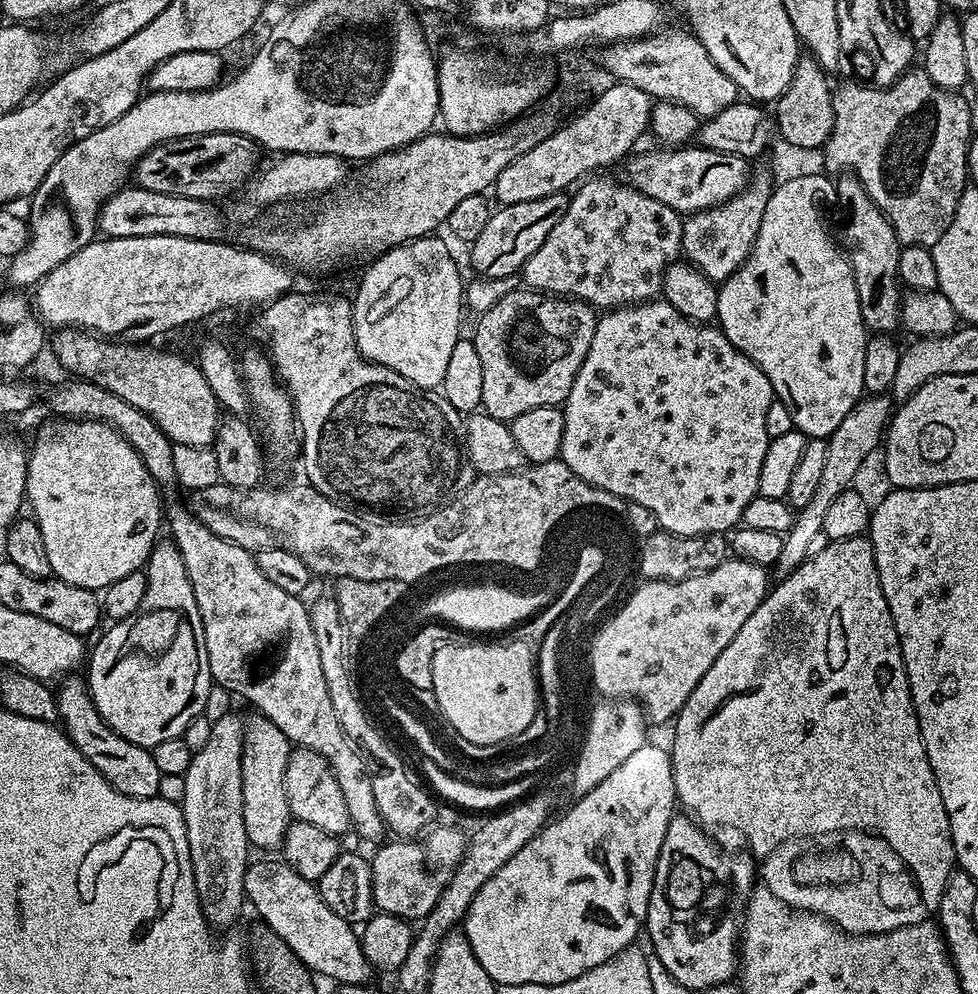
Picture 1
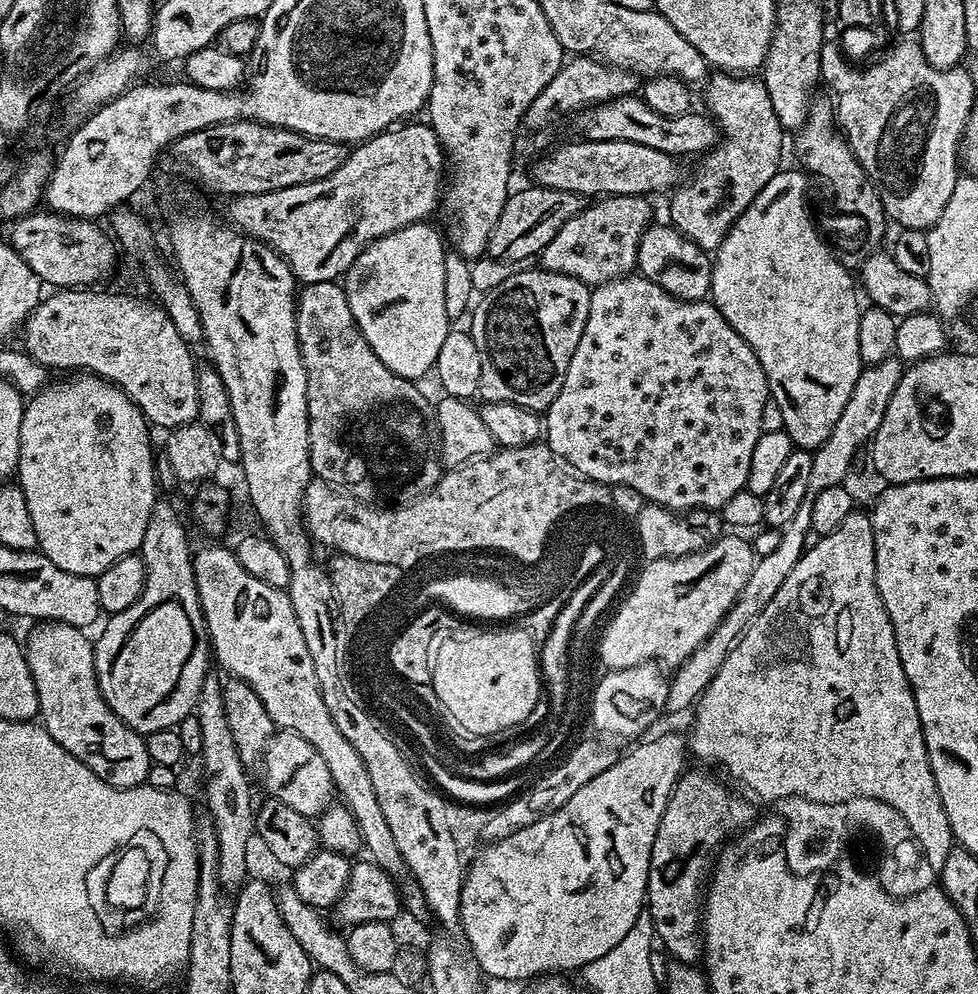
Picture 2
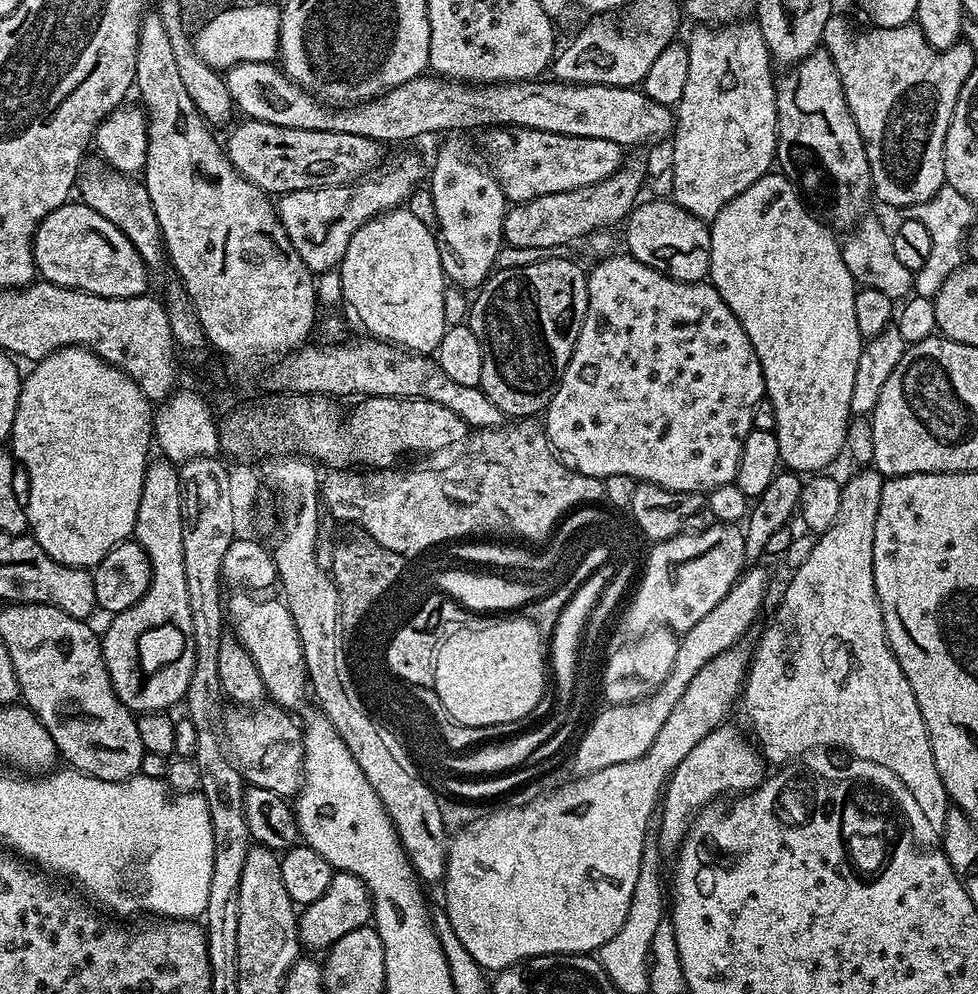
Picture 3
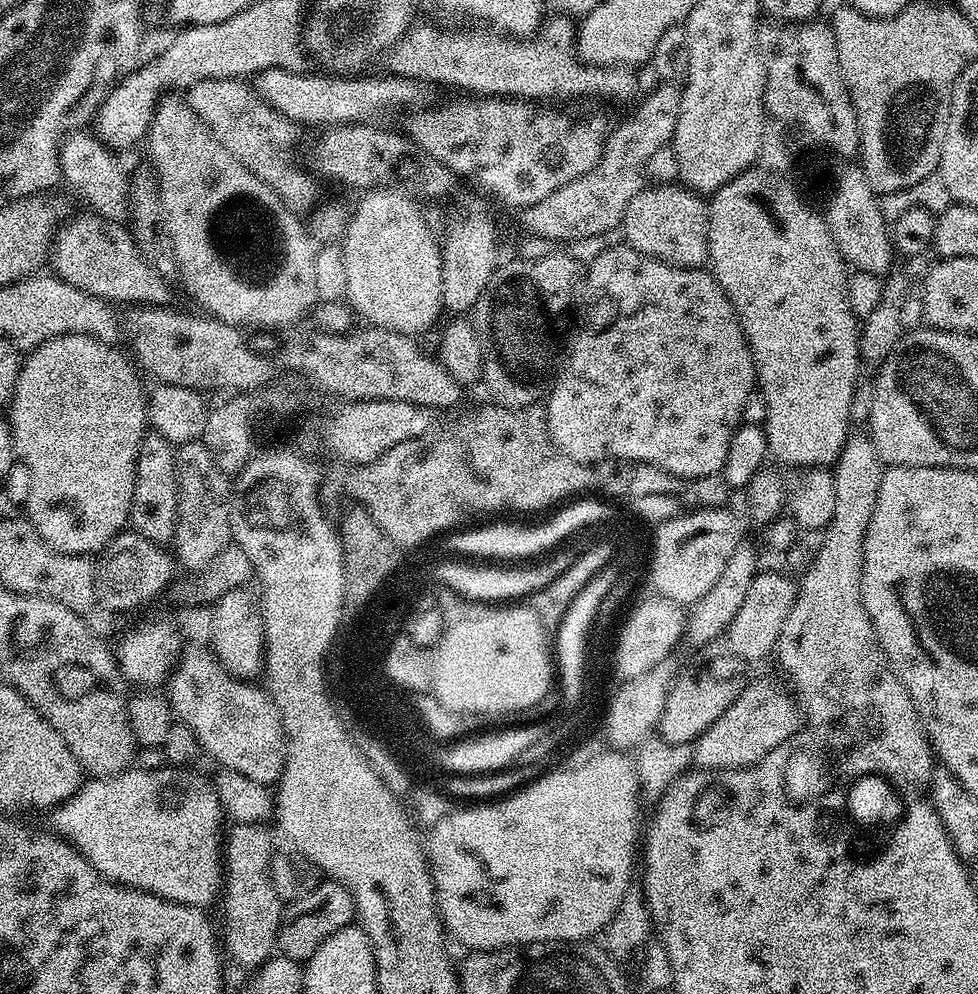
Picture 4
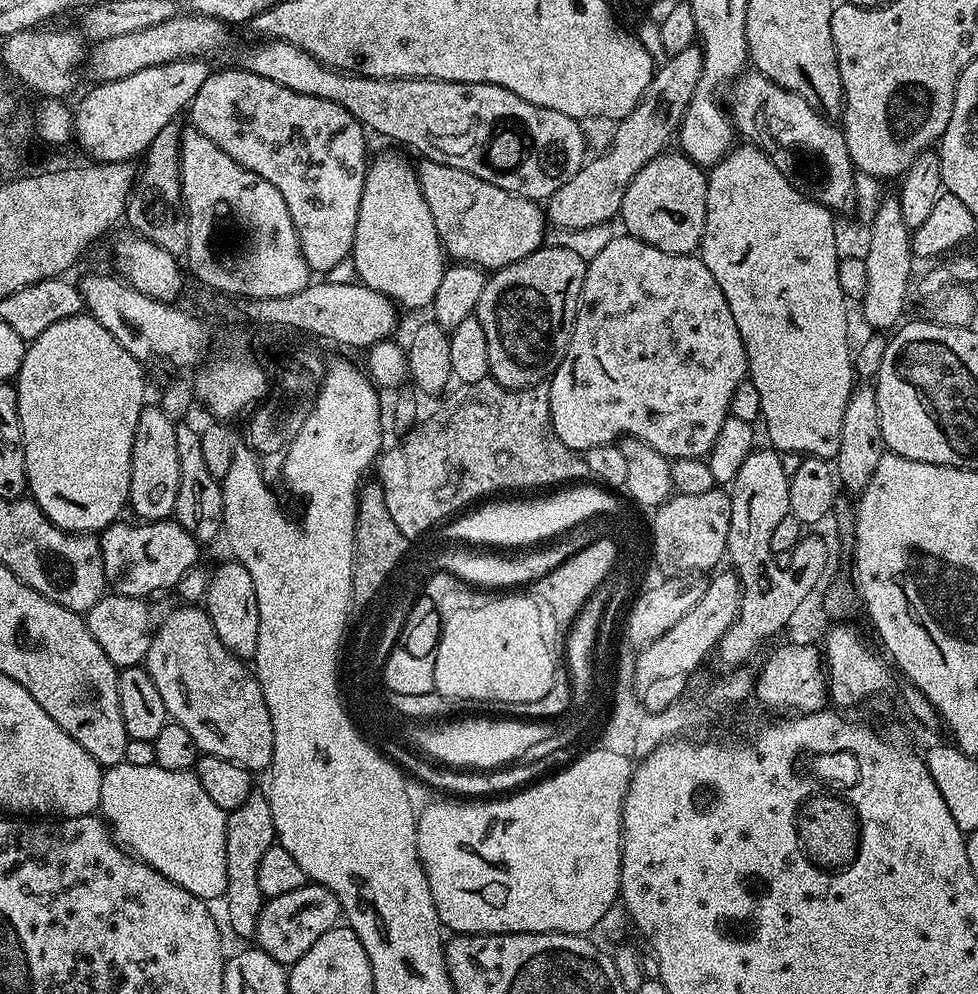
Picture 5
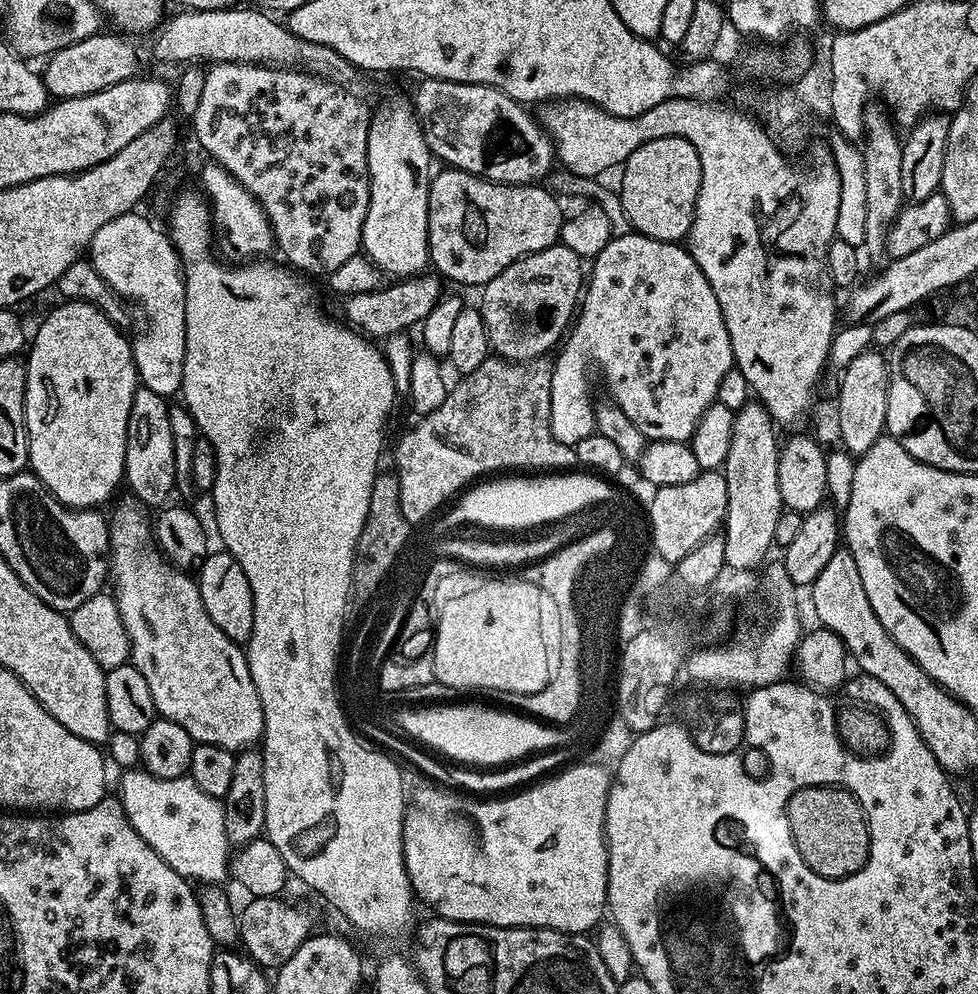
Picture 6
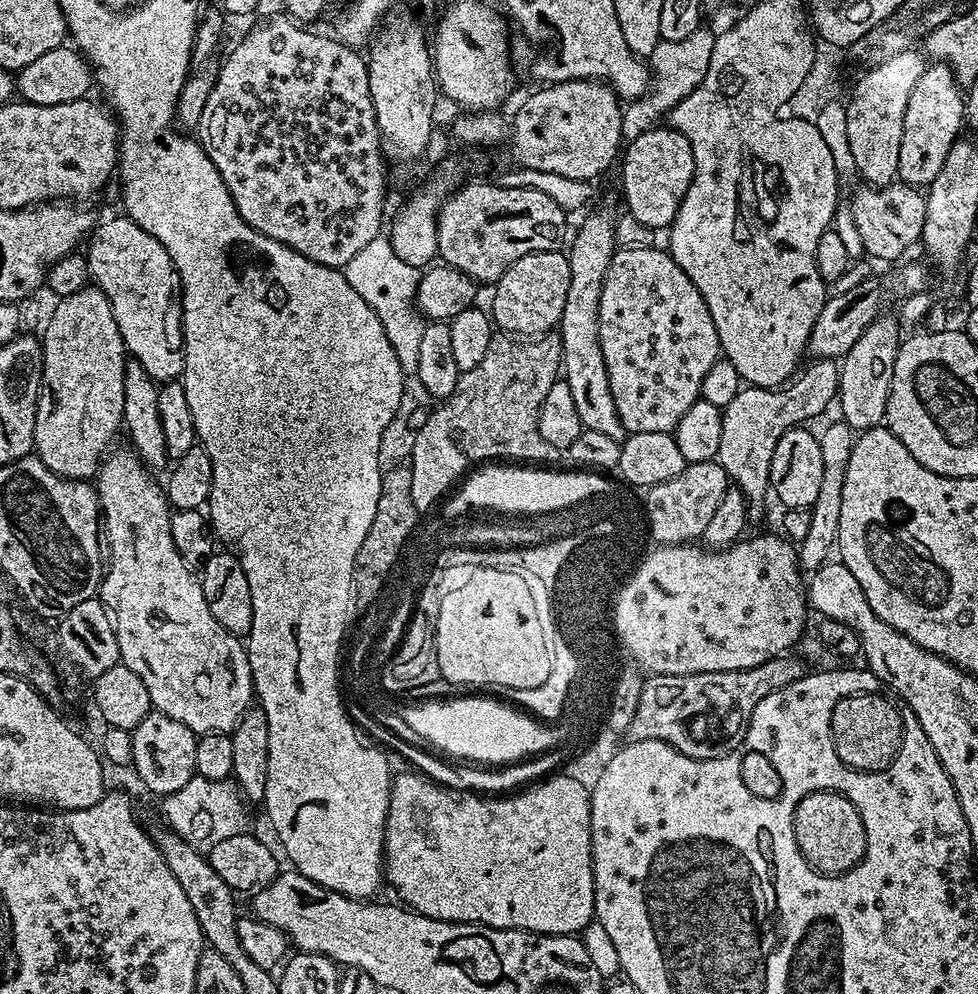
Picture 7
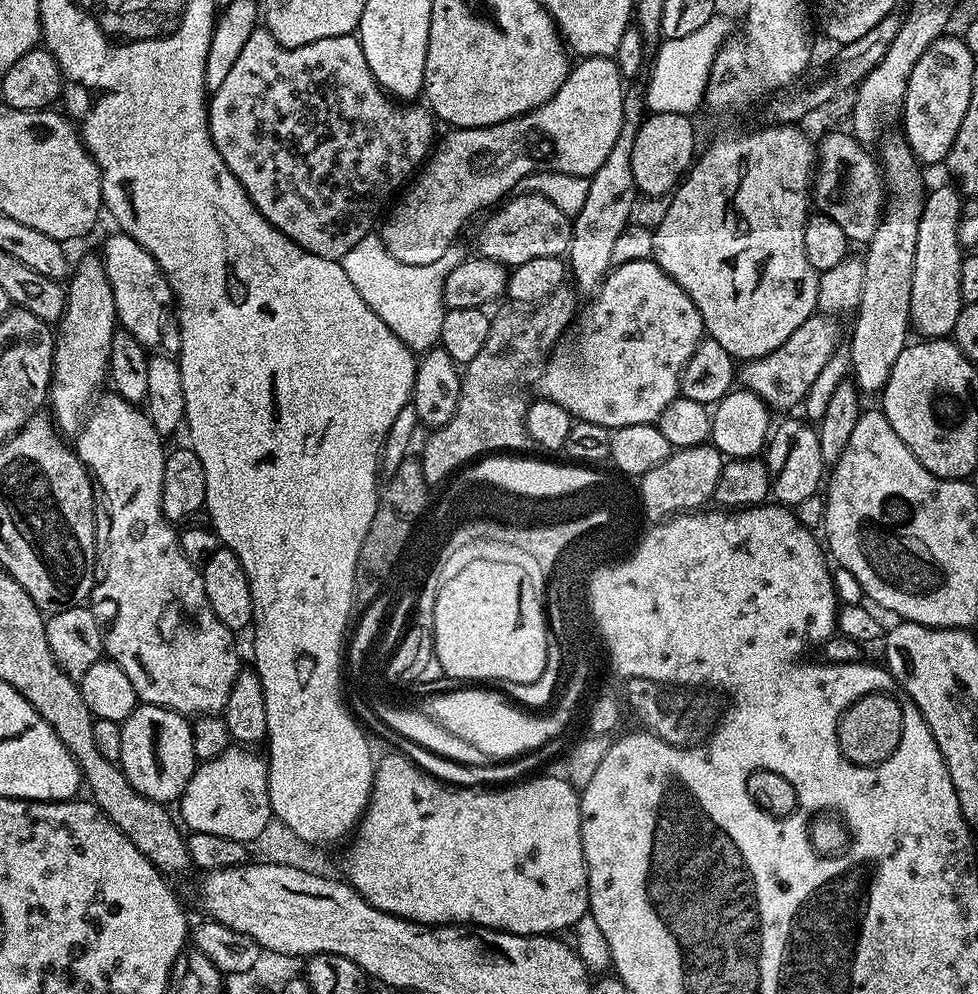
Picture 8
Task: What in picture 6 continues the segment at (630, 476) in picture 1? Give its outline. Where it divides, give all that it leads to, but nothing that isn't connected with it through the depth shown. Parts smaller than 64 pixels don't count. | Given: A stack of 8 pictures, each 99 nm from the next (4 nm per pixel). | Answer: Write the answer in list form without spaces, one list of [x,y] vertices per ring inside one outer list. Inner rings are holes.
[[[633,230],[625,237],[612,237],[608,245],[591,261],[590,275],[586,280],[586,296],[592,299],[592,304],[585,303],[579,309],[562,347],[559,349],[560,357],[555,357],[552,366],[552,377],[550,378],[550,430],[558,442],[566,442],[575,446],[582,442],[591,432],[596,431],[596,410],[594,399],[588,393],[588,360],[597,360],[604,372],[604,378],[610,388],[613,403],[619,406],[624,414],[630,418],[630,422],[638,427],[638,430],[649,440],[682,440],[691,441],[694,430],[706,414],[710,405],[717,403],[716,395],[718,386],[722,386],[722,378],[734,366],[732,358],[732,346],[730,344],[730,330],[726,330],[726,318],[722,318],[722,306],[718,306],[718,298],[714,298],[714,290],[710,290],[710,282],[706,282],[706,274],[694,262],[692,253],[687,247],[671,240],[655,240],[649,236]]]

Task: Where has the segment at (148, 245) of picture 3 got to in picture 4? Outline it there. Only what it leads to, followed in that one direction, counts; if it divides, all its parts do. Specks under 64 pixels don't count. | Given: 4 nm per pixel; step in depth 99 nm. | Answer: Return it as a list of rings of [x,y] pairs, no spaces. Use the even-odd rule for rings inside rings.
[[[77,130],[69,133],[61,141],[60,172],[61,177],[93,207],[101,218],[117,223],[125,221],[130,214],[129,188],[131,181],[117,156],[107,145],[101,143],[99,137],[86,134],[87,131]]]

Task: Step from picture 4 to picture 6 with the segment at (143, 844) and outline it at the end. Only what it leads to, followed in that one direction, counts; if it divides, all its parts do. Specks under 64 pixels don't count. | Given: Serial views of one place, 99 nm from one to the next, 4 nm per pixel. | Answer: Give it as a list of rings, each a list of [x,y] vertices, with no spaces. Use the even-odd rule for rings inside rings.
[[[128,770],[121,776],[124,777],[120,780],[118,799],[140,837],[179,876],[192,882],[201,880],[199,883],[204,886],[223,885],[223,880],[230,876],[230,845],[223,803],[206,794],[206,790],[198,790],[187,774],[167,780],[143,770]]]

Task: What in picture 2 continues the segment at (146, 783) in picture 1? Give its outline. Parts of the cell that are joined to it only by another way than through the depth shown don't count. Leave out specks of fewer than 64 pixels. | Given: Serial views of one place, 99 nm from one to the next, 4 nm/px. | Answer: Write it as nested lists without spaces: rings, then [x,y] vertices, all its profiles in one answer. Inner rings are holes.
[[[44,622],[37,628],[40,628],[37,632],[29,634],[28,644],[26,640],[26,655],[28,669],[38,690],[39,719],[43,728],[50,734],[50,738],[54,738],[54,742],[58,742],[58,746],[62,746],[62,750],[74,754],[74,758],[78,758],[108,785],[115,788],[136,788],[145,783],[151,764],[145,737],[126,726],[104,700],[97,681],[95,647],[93,641],[86,638],[85,629],[55,622]]]

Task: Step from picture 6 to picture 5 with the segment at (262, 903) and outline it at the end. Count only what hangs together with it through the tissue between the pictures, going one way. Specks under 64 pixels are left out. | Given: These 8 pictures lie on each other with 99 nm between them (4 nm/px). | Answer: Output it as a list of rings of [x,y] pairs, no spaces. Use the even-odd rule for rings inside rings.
[[[306,882],[298,890],[290,890],[290,894],[278,894],[265,899],[260,908],[256,934],[254,937],[258,948],[283,966],[291,966],[326,934],[326,930],[337,927],[341,923],[342,913],[338,898],[321,884]]]

